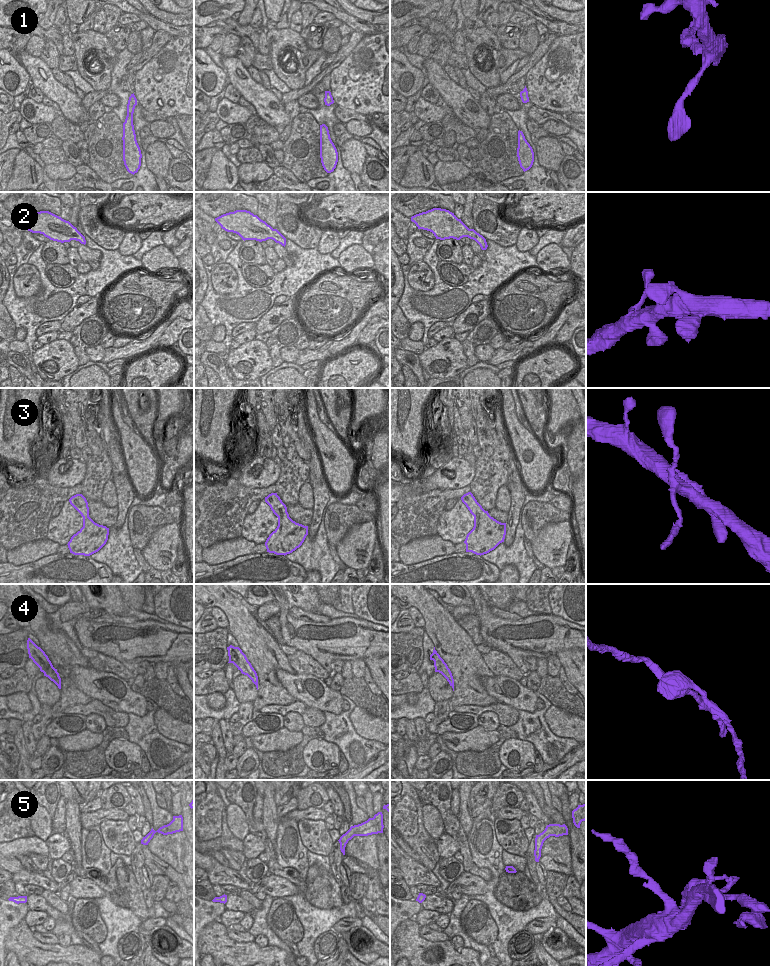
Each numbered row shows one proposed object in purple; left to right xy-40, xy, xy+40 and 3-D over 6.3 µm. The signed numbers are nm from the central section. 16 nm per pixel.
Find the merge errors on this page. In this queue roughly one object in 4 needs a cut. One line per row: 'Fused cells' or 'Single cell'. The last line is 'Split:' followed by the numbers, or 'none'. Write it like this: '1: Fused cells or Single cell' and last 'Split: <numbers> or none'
1: Single cell
2: Single cell
3: Fused cells
4: Fused cells
5: Single cell
Split: 3, 4.

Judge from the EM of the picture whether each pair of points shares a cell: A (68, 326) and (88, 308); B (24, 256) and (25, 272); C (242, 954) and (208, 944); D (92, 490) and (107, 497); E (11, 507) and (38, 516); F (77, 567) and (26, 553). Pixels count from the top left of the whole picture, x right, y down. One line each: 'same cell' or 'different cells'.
A: same cell
B: different cells
C: same cell
D: different cells
E: same cell
F: different cells

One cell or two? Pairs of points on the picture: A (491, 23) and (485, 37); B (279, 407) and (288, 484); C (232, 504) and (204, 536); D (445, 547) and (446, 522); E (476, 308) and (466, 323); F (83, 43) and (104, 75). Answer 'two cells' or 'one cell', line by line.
A: two cells
B: one cell
C: one cell
D: two cells
E: one cell
F: one cell

